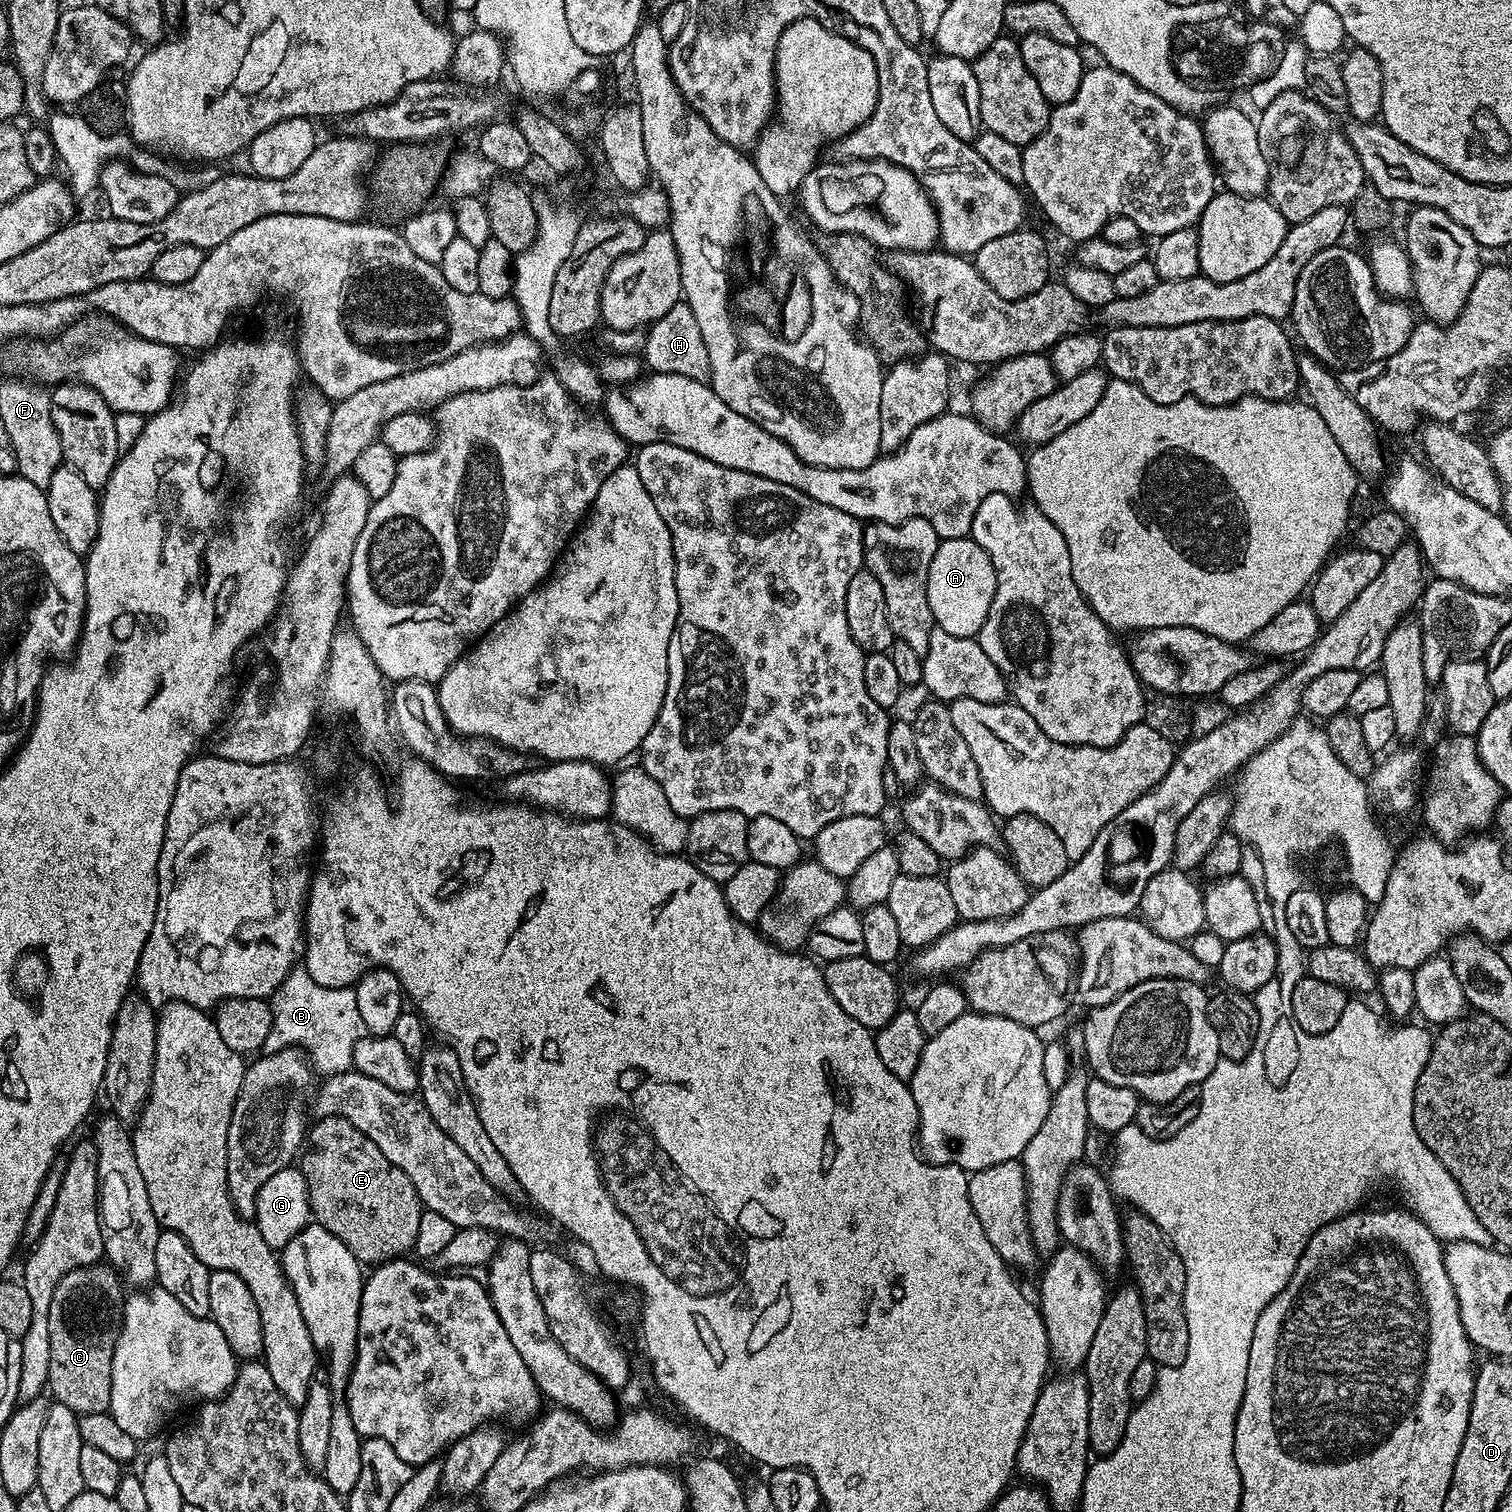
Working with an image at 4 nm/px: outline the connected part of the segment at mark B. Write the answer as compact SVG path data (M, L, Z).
M297 966L272 993L270 1007L272 1010L272 1025L263 1047L265 1053L277 1052L283 1048L301 1049L314 1065L315 1071L317 1073L324 1072L320 1074L325 1077L333 1076L339 1072L347 1072L353 1067L354 1046L358 1046L358 1042L366 1034L362 1017L358 1015L355 987L331 988L330 986L318 986L318 982L314 982L314 978L310 978L306 969Z

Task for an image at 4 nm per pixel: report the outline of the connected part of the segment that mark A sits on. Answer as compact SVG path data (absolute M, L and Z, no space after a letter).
M968 536L940 541L938 550L934 550L934 562L930 562L930 578L926 578L926 598L930 598L930 614L935 627L958 638L979 637L986 622L986 614L990 614L990 602L994 602L995 589L994 562L990 562L990 554L986 554L986 550L978 546L978 542Z

